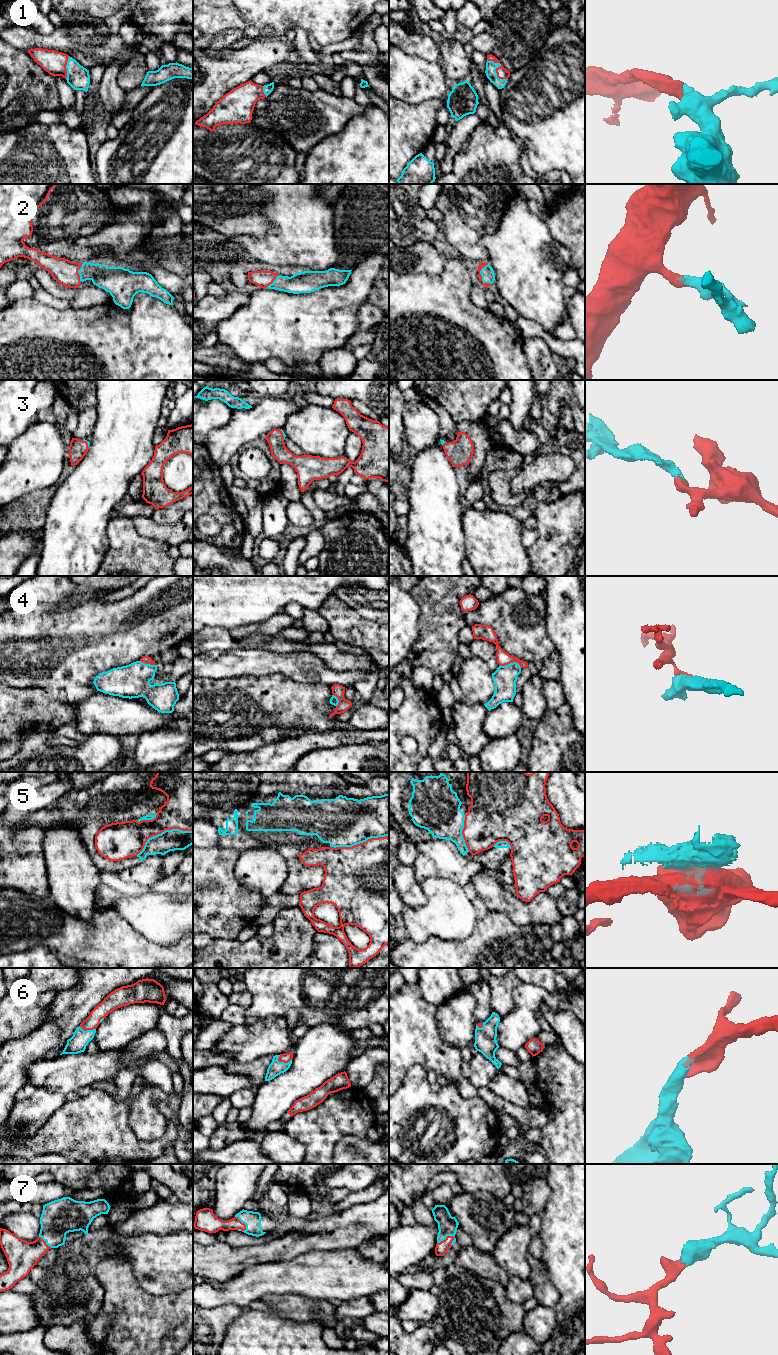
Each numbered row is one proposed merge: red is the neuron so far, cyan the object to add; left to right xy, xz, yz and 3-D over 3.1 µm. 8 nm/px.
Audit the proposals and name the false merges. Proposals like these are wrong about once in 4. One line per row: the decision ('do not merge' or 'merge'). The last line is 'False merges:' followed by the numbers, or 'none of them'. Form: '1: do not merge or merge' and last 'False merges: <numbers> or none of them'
1: merge
2: merge
3: merge
4: do not merge
5: do not merge
6: merge
7: merge
False merges: 4, 5

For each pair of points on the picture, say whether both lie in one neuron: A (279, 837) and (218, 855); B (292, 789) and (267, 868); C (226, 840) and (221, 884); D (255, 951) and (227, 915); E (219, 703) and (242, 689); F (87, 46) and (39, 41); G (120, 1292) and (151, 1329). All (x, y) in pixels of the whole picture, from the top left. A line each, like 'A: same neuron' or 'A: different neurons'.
A: different neurons
B: different neurons
C: different neurons
D: different neurons
E: same neuron
F: same neuron
G: same neuron

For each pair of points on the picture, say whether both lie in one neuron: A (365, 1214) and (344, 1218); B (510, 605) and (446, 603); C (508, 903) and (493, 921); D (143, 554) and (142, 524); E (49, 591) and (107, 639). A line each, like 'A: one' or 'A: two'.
A: one
B: two
C: two
D: two
E: two

